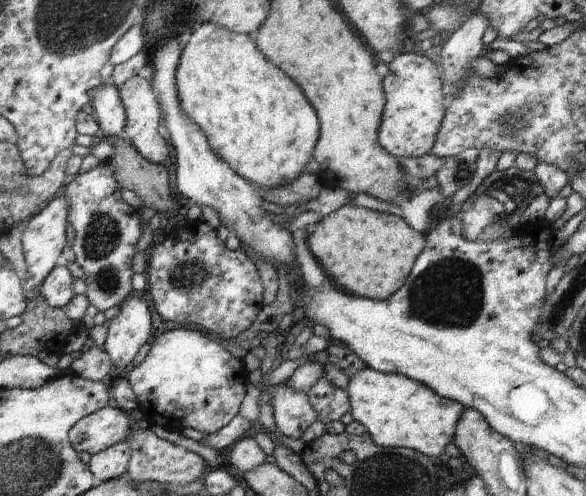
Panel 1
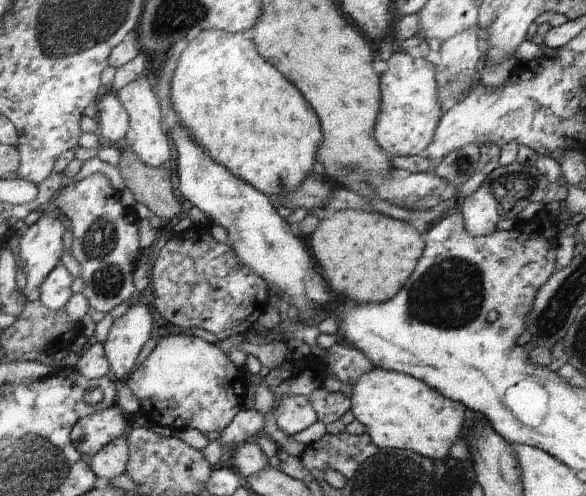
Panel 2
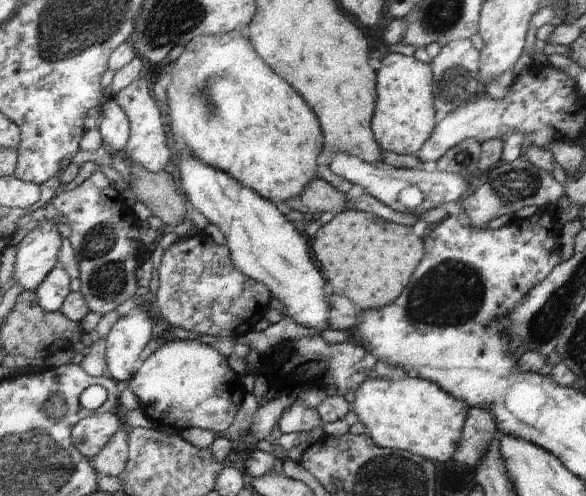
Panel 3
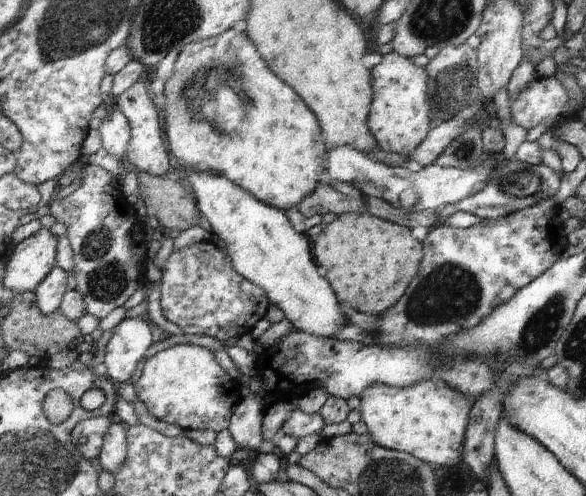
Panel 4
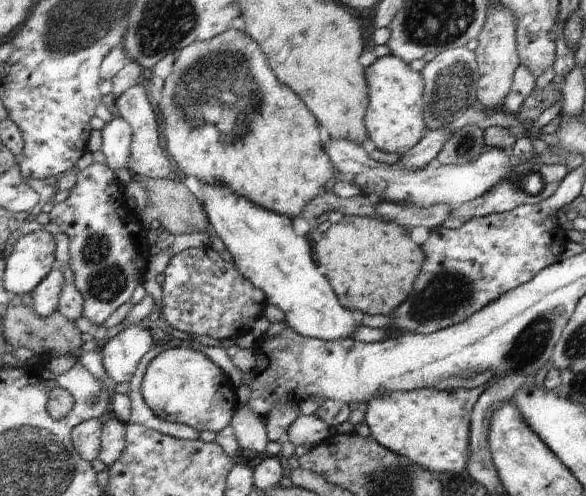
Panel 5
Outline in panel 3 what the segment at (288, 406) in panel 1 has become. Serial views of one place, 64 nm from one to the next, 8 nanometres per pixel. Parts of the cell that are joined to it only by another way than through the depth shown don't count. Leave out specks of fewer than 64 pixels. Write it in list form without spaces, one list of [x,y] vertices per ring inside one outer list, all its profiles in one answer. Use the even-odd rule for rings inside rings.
[[[302,396],[296,398],[296,402],[282,416],[282,422],[280,422],[279,426],[286,434],[288,432],[306,434],[306,432],[312,432],[312,430],[325,425],[318,409],[307,407],[307,405],[303,404],[302,399]]]

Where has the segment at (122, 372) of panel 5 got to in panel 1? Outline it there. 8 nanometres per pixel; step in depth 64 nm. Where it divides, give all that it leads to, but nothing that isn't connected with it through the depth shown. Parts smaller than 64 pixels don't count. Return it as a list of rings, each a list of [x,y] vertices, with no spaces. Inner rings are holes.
[[[130,296],[121,306],[118,316],[111,321],[106,350],[117,366],[130,369],[132,362],[138,358],[142,346],[154,341],[152,334],[154,334],[154,320],[152,320],[152,310],[150,310],[148,302],[141,296]]]

